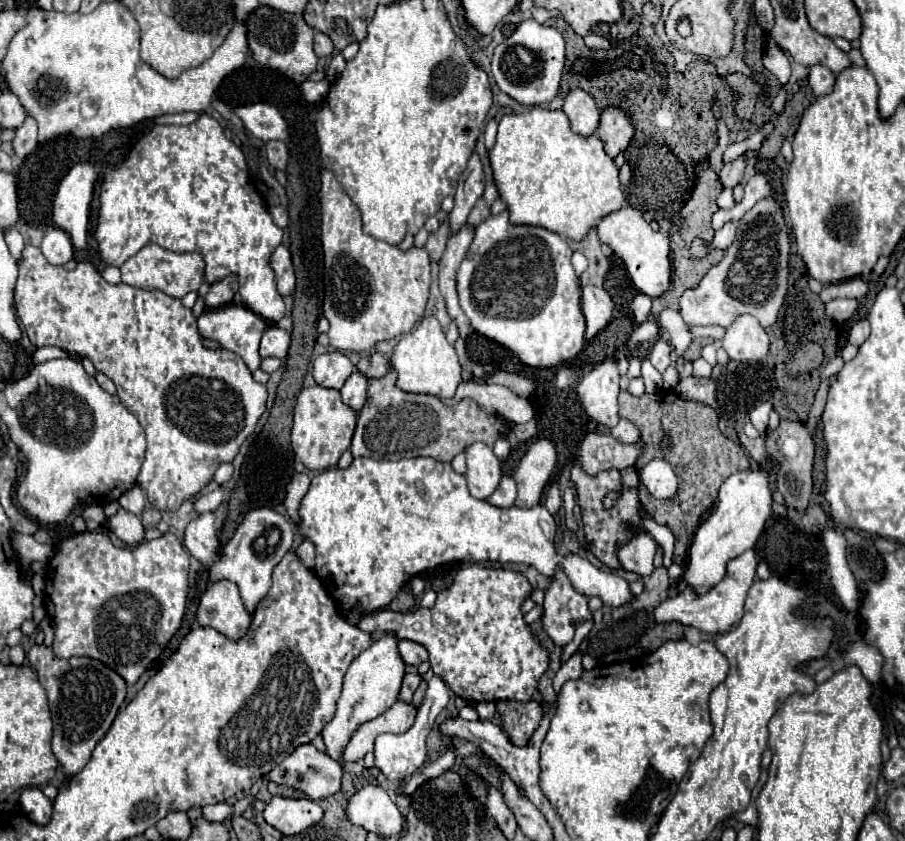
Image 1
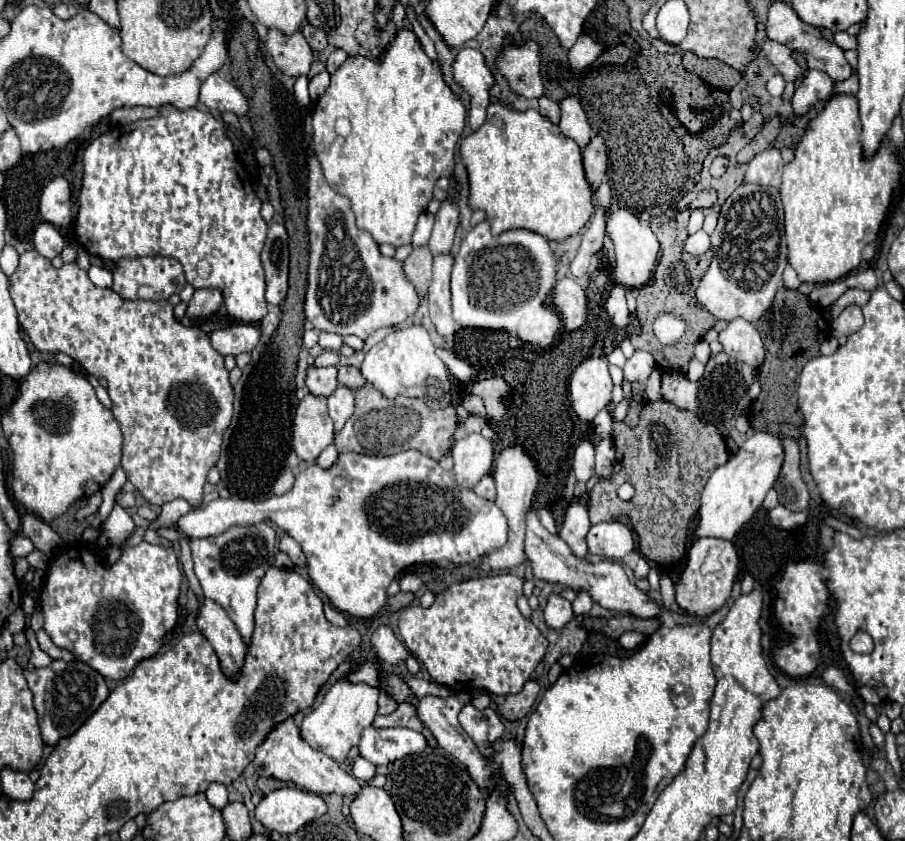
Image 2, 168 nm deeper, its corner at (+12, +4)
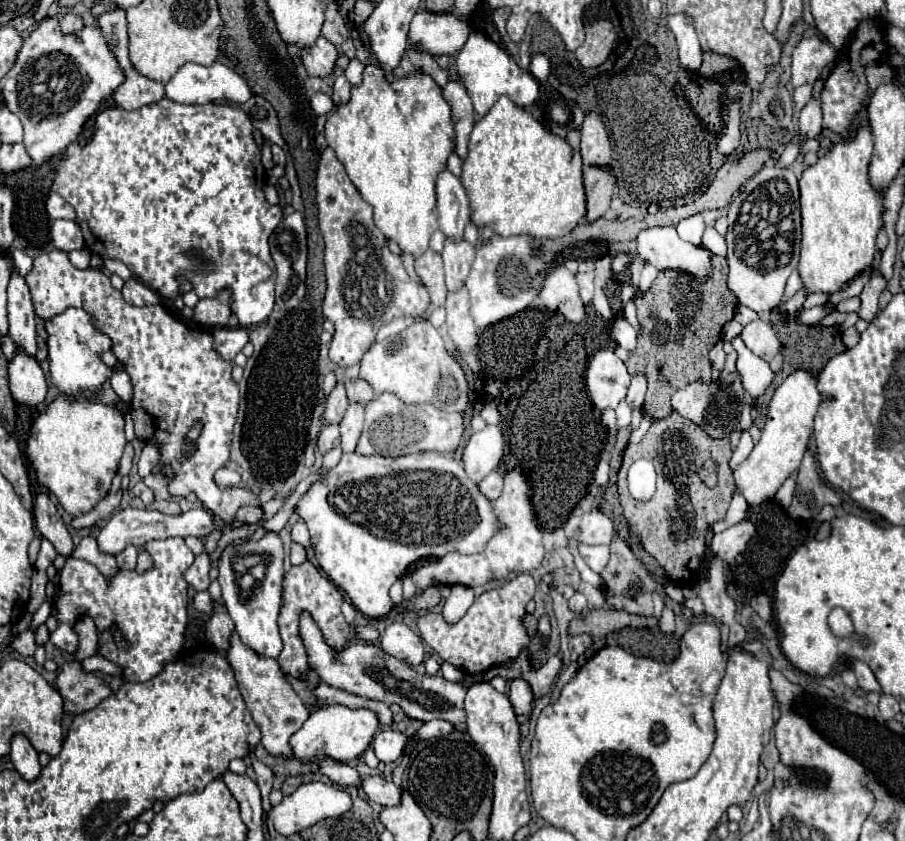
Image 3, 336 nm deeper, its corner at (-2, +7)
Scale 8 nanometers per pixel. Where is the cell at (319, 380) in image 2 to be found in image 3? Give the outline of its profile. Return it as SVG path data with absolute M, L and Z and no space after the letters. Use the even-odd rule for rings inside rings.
M336 383L336 387L330 391L326 399L326 415L324 415L326 423L340 423L346 405L348 405L348 397L346 397L344 383Z

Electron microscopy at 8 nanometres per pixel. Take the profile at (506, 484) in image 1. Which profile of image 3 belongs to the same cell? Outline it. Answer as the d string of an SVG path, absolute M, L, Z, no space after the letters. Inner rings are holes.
M490 473L478 483L478 489L492 501L496 501L502 495L502 487L504 487L504 479L500 473Z

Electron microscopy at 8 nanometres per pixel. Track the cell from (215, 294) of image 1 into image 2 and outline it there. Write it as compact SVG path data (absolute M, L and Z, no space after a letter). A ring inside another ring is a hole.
M202 288L194 292L194 298L188 302L186 316L190 320L206 320L218 312L222 306L222 294L216 288Z

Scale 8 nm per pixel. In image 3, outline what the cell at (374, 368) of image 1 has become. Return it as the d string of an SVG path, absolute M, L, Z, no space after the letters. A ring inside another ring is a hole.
M346 379L346 391L348 391L350 401L368 403L374 397L374 389L364 379Z

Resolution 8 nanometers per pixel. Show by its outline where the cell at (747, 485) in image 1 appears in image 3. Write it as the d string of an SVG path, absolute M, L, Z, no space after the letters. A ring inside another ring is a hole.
M808 371L790 373L784 379L784 383L776 389L768 407L768 417L760 441L754 445L748 459L734 469L734 481L736 481L734 493L742 495L748 505L758 505L772 499L780 489L780 485L798 471L802 455L808 447L818 401L820 397L816 389L816 377Z

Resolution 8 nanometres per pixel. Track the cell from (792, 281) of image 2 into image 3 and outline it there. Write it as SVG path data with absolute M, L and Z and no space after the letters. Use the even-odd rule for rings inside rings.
M794 271L794 273L790 275L790 279L788 279L784 299L790 299L790 297L792 297L796 291L800 291L800 289L802 289L802 279L800 279L800 273L798 273L798 271Z

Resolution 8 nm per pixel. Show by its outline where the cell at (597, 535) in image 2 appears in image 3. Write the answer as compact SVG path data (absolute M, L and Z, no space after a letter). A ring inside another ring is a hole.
M584 513L578 517L570 517L564 523L566 537L574 537L576 541L584 541L588 545L610 545L612 539L618 535L614 523L604 513Z

